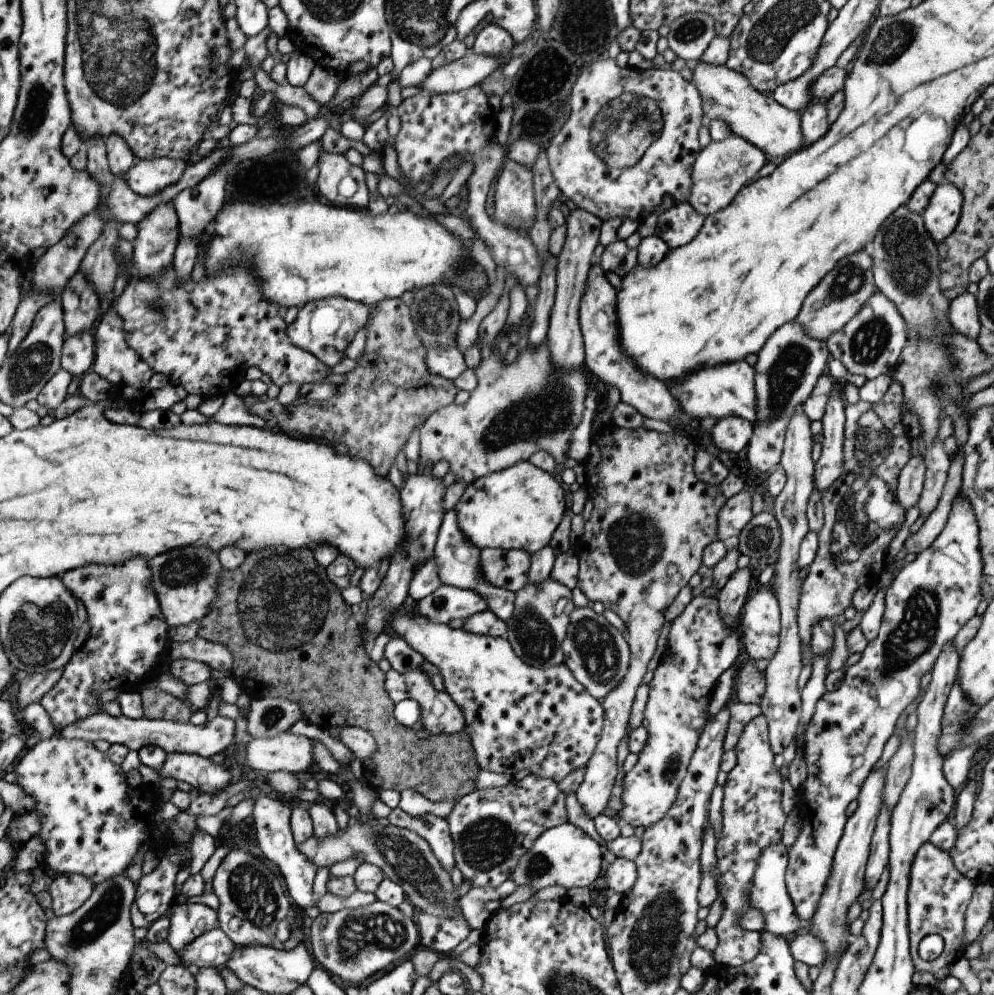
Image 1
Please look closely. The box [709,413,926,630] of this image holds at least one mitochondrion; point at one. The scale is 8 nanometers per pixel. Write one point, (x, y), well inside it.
(759, 536)

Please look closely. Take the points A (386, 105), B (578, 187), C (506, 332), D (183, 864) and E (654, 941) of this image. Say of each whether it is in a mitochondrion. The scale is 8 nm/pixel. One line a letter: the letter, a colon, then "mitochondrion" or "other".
A: other
B: other
C: other
D: other
E: mitochondrion

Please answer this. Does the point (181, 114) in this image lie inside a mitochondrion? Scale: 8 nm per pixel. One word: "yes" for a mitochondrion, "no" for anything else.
no

